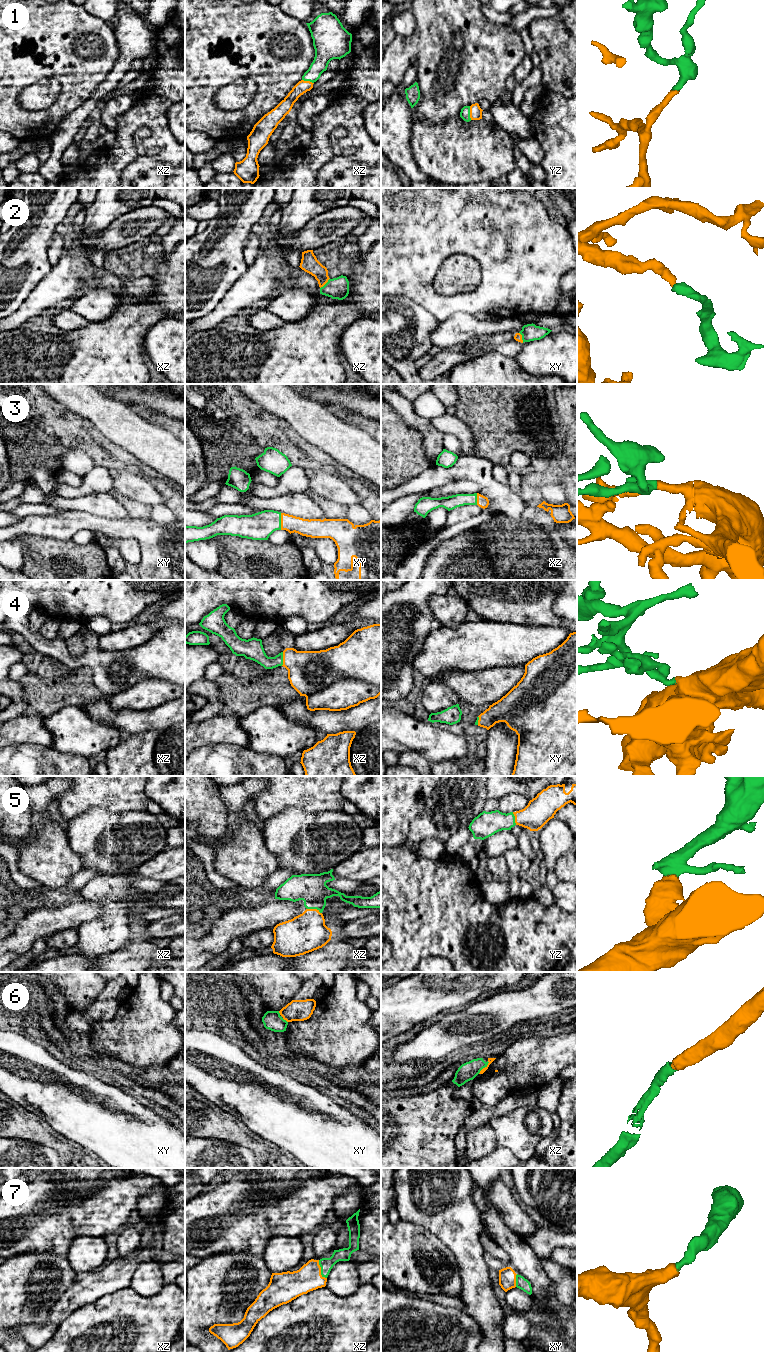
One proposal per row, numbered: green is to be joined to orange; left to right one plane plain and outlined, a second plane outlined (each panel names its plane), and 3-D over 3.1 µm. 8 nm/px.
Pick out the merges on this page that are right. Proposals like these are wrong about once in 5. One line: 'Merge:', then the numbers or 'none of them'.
Merge: 1, 2, 3, 4, 5, 6, 7

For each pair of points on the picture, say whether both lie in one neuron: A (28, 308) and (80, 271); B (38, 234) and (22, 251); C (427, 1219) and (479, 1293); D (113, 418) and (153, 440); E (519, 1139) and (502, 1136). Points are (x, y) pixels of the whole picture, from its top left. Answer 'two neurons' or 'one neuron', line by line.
A: one neuron
B: one neuron
C: one neuron
D: one neuron
E: one neuron

